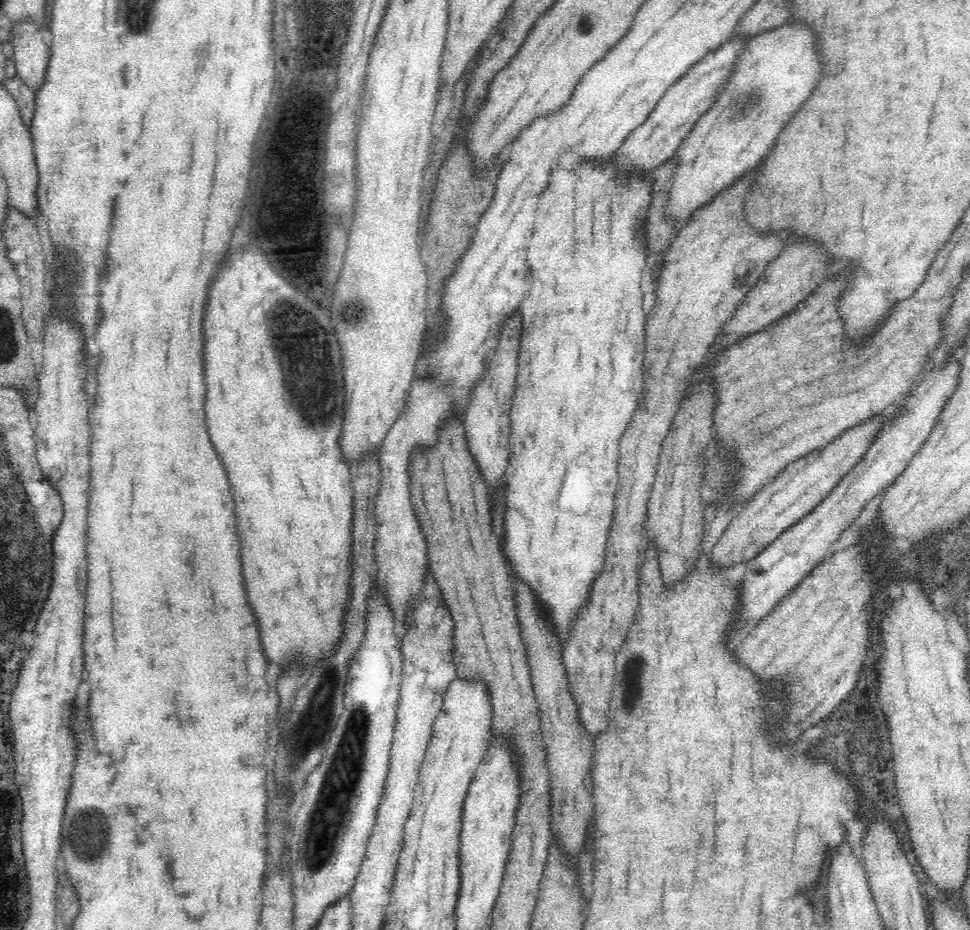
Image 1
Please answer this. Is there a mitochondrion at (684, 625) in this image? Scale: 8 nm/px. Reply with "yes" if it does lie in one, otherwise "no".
no

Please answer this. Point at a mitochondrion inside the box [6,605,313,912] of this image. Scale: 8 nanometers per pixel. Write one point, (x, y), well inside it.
(88, 836)

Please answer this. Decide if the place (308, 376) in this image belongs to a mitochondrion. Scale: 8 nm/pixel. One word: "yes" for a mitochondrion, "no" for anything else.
yes

